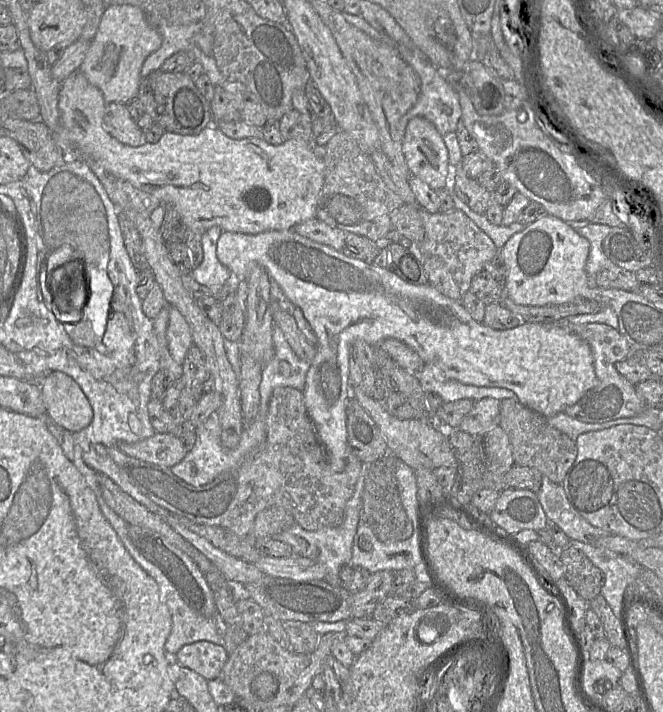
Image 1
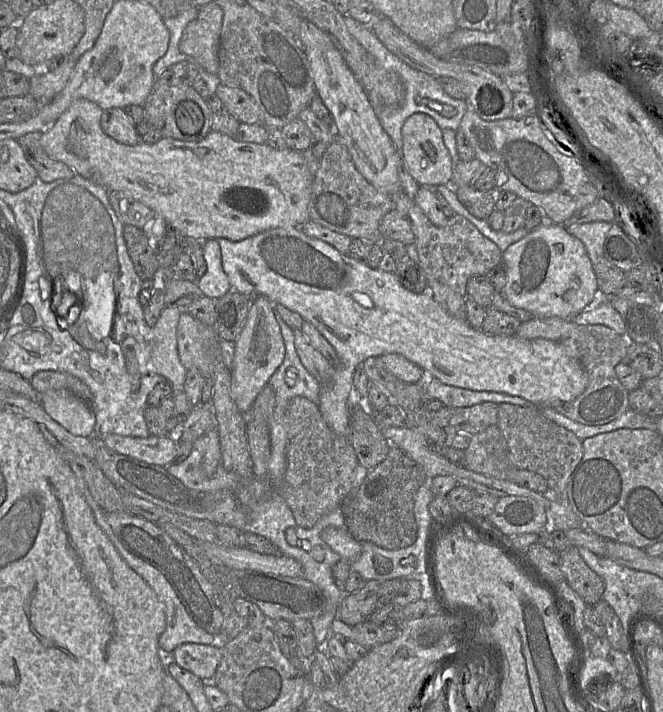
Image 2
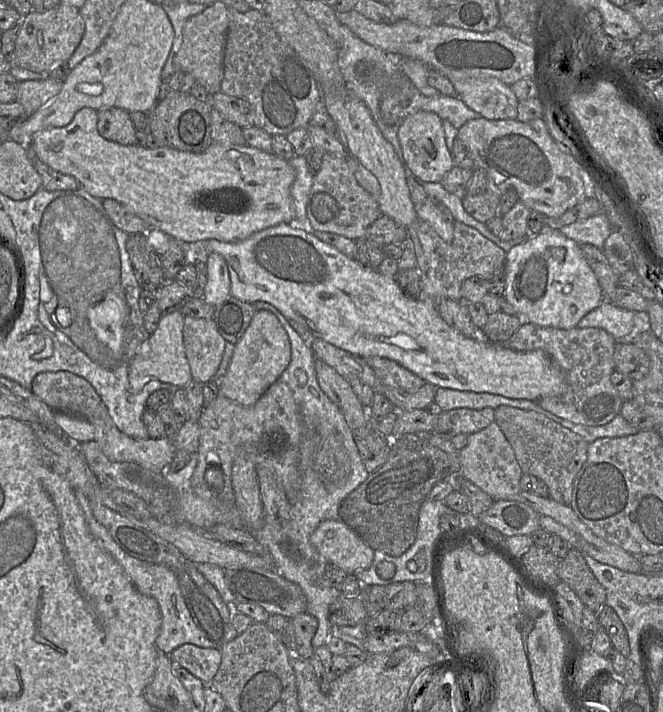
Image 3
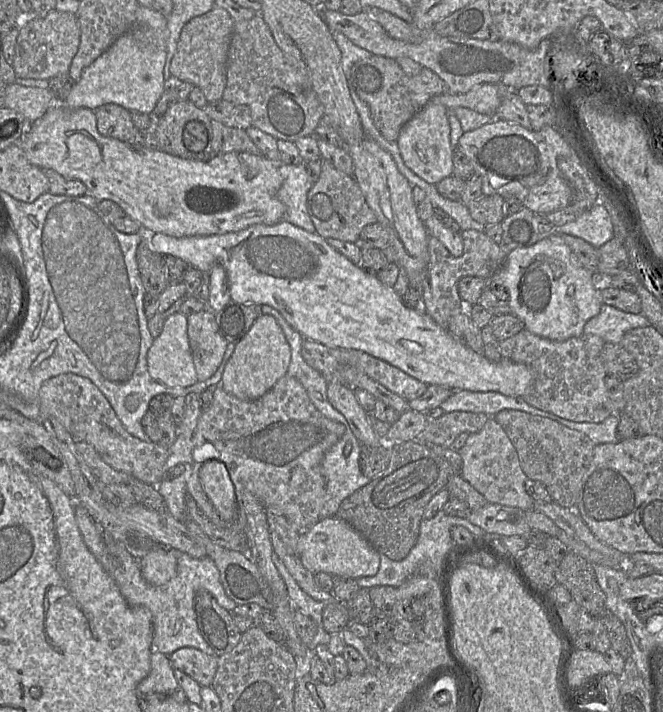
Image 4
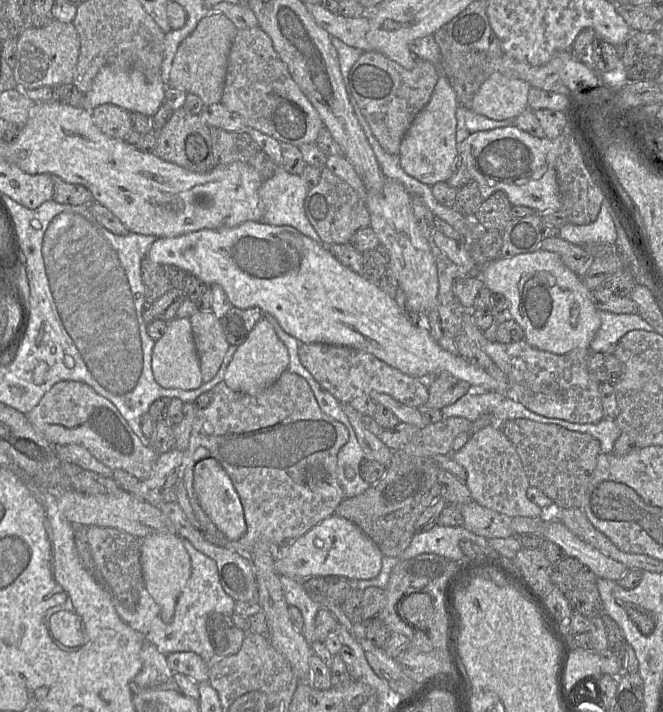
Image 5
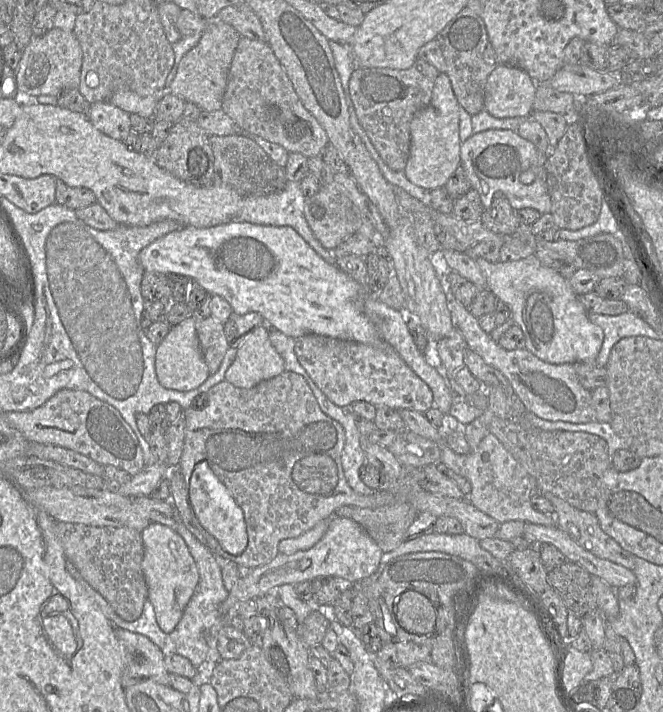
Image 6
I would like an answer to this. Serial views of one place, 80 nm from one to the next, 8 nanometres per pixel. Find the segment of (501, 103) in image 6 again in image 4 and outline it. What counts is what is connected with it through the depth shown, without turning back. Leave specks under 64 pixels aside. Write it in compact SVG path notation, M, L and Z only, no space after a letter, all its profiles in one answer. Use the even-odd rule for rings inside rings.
M481 84L474 86L469 92L464 94L451 94L449 92L442 93L438 96L434 96L431 100L435 103L440 103L447 107L447 109L454 109L456 107L465 107L469 108L475 112L486 114L486 115L495 115L502 99L508 92L517 92L512 91L504 85L497 84Z

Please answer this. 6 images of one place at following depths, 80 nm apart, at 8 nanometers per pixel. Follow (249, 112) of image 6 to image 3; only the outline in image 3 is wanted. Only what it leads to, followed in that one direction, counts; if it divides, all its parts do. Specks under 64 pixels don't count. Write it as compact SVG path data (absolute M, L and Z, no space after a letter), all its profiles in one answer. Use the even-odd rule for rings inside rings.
M227 7L229 27L226 35L223 80L220 91L248 101L254 109L254 126L270 135L286 136L291 131L307 127L316 107L322 103L322 92L309 64L275 32L265 13L251 9L241 13Z

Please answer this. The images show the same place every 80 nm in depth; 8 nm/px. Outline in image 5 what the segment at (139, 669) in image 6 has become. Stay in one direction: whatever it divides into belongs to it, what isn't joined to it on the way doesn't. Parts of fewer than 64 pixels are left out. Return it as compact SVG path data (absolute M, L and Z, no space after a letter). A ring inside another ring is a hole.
M145 641L140 650L140 658L142 667L130 681L132 695L145 688L181 693L173 677L174 672L167 664L167 656L161 654L154 644Z

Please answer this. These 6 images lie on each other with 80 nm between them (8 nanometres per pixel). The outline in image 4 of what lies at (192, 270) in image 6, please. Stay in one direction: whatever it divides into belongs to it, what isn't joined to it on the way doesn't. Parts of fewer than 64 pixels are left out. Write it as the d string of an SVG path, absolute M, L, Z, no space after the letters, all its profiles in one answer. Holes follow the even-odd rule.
M287 221L271 226L256 224L222 235L176 238L162 233L146 233L146 238L154 252L180 258L202 273L209 273L215 265L223 266L228 276L232 301L273 307L304 339L331 348L363 351L427 385L442 385L452 390L499 392L510 397L523 397L530 391L533 374L526 365L503 357L498 362L492 362L484 355L476 353L452 336L447 329L439 326L423 309L406 307L394 288L384 285L377 275L354 265L321 236Z

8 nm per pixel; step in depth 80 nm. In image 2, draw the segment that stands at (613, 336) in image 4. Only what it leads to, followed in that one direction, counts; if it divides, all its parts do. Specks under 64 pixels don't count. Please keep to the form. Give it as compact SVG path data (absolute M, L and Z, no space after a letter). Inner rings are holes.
M599 289L590 304L572 317L579 325L601 324L622 335L626 332L625 323L620 313L607 302L608 296Z

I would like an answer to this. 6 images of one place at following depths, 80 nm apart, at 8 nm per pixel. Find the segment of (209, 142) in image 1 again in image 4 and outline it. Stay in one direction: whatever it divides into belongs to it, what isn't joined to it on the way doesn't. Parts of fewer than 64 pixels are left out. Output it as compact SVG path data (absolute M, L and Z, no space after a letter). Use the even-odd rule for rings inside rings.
M54 104L41 118L30 124L19 145L31 164L40 169L52 169L66 179L81 181L87 187L87 191L92 197L97 201L111 200L118 204L129 217L141 224L144 232L162 233L176 238L210 236L238 232L256 224L271 226L284 221L283 217L286 208L277 197L277 193L283 183L283 177L279 172L279 164L282 163L273 162L263 155L253 155L246 152L229 152L214 155L206 162L183 159L160 150L148 150L143 146L104 137L97 130L97 120L93 110L88 108L70 109L63 104Z

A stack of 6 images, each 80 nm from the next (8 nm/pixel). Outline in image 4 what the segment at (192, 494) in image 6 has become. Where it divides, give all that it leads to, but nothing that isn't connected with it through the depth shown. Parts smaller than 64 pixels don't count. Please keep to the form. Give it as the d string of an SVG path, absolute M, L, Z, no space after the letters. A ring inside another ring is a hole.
M207 460L199 469L202 488L225 523L233 522L238 514L238 502L234 484L225 464L219 460Z

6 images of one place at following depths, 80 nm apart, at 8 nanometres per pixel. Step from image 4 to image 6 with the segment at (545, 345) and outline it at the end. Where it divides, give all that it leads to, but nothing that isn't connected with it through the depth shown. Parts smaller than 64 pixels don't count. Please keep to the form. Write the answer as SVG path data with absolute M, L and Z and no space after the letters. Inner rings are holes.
M442 273L442 290L451 314L454 328L462 334L467 348L477 353L490 366L498 369L509 381L515 395L527 411L549 421L588 423L595 421L595 411L591 403L591 391L579 382L574 364L551 364L545 362L527 348L506 350L494 341L479 325L478 319L453 295L449 282Z

